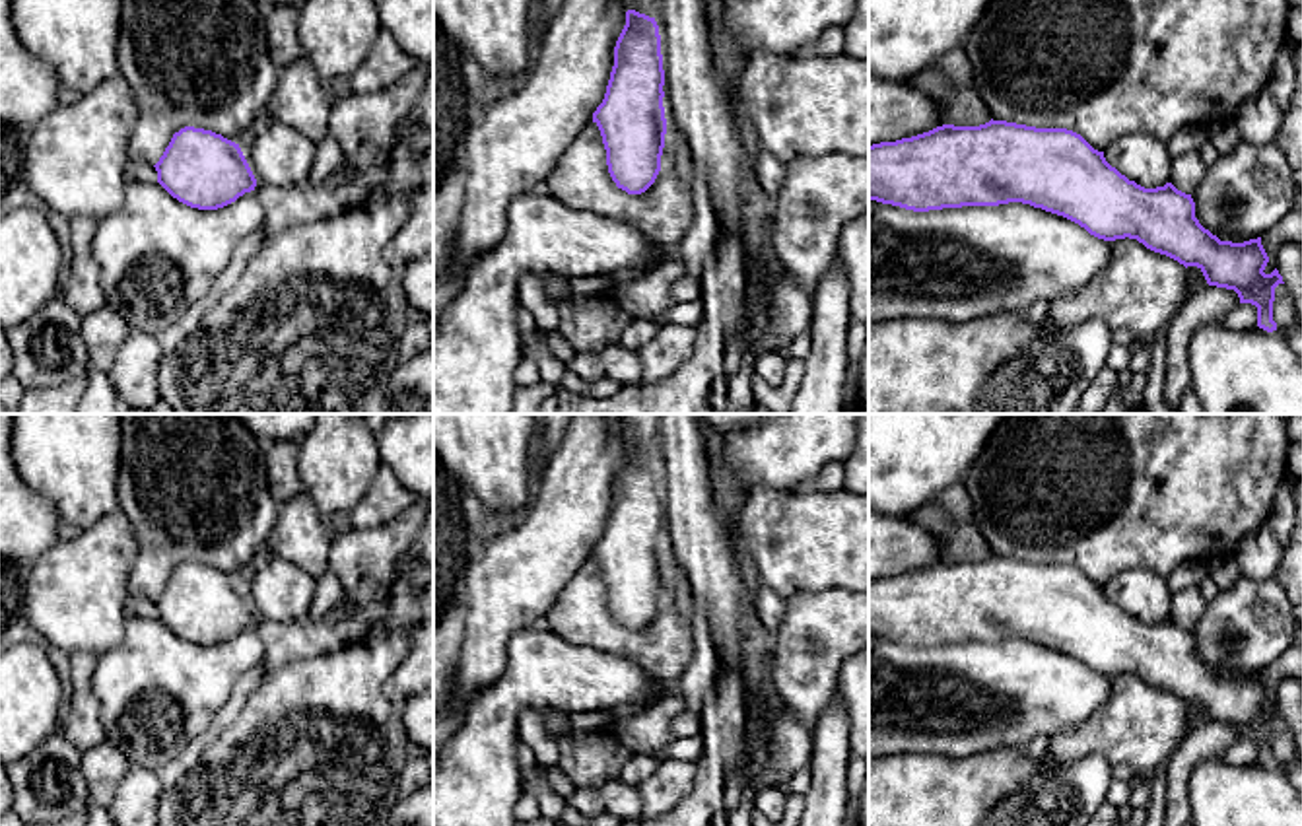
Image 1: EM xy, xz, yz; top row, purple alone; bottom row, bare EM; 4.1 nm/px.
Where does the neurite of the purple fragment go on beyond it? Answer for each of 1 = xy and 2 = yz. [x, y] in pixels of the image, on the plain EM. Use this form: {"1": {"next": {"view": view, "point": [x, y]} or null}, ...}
{"1": {"next": null}, "2": {"next": null}}

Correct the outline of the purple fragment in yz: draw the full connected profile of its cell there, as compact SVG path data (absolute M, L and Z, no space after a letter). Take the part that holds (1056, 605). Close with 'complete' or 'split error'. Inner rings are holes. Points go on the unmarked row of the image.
M1007 556L979 562L942 560L929 568L869 581L869 636L929 647L962 641L999 641L1022 637L1063 651L1090 671L1115 676L1137 674L1147 684L1180 700L1197 702L1209 721L1234 725L1240 739L1257 742L1257 762L1273 768L1275 723L1283 711L1265 709L1269 692L1261 672L1244 678L1220 676L1195 653L1191 630L1172 618L1145 624L1112 602L1104 587L1067 564L1036 564Z | complete

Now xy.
M194 562L175 568L154 602L173 634L198 645L223 643L257 622L239 579Z | complete

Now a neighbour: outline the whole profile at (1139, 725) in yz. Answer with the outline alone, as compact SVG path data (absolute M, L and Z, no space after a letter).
M1137 674L1108 678L1110 700L1084 723L1053 735L1049 752L1061 764L1100 754L1112 766L1131 766L1137 779L1148 781L1193 731L1187 706Z

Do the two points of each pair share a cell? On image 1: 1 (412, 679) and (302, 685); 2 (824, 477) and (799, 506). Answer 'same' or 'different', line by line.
1: different
2: different

